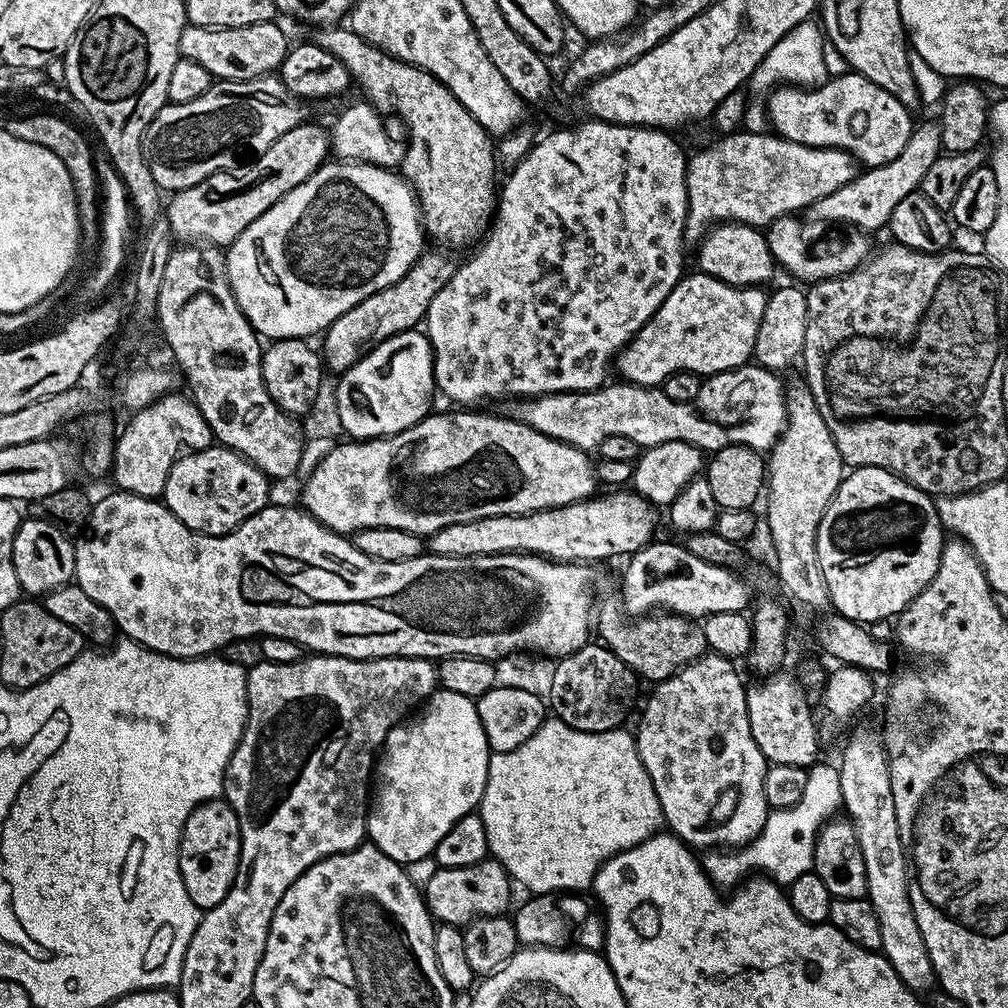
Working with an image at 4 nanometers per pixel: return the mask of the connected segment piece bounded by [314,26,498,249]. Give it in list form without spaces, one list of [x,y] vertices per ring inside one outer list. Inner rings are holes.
[[[332,27],[320,30],[320,33],[314,36],[315,43],[344,63],[355,87],[357,84],[368,95],[365,96],[367,103],[381,114],[393,112],[394,115],[401,116],[408,127],[408,149],[405,152],[403,149],[398,168],[416,193],[425,233],[440,243],[437,245],[447,246],[449,249],[464,248],[472,243],[475,245],[487,233],[498,203],[498,152],[494,147],[493,137],[472,117],[466,106],[462,106],[462,102],[458,102],[458,98],[450,94],[450,90],[441,80],[434,79],[426,70],[402,62],[389,52],[376,48],[358,34],[354,34],[351,27]]]

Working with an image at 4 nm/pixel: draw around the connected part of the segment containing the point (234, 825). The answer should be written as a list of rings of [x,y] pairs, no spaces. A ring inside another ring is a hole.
[[[205,800],[186,818],[180,835],[180,873],[186,894],[197,909],[218,906],[230,890],[240,865],[240,823],[227,800]]]

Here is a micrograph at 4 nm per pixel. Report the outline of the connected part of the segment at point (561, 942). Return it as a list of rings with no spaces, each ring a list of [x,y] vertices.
[[[545,892],[543,894],[532,894],[528,901],[517,910],[516,916],[511,917],[514,930],[518,934],[520,944],[530,948],[570,948],[581,940],[583,947],[589,952],[600,952],[604,947],[604,933],[606,921],[604,913],[599,907],[594,906],[593,901],[587,900],[587,895],[573,894],[571,892]]]

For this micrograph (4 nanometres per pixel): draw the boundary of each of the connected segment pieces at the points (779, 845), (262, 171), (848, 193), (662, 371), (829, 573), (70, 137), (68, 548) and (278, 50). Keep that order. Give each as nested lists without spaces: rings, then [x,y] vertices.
[[[817,762],[808,769],[806,791],[802,798],[789,808],[777,808],[769,811],[766,826],[757,834],[750,844],[743,845],[735,850],[712,850],[703,857],[704,871],[717,886],[732,884],[736,886],[757,868],[757,873],[771,878],[781,886],[794,882],[803,872],[813,871],[812,859],[816,835],[821,828],[841,811],[844,799],[842,798],[842,782],[840,769],[835,763],[823,764]]]
[[[305,122],[296,128],[286,130],[286,134],[282,134],[282,138],[278,138],[265,152],[259,153],[255,158],[249,159],[235,168],[210,174],[202,182],[189,188],[182,188],[175,193],[171,197],[172,201],[169,204],[167,201],[166,204],[166,215],[173,237],[188,246],[233,244],[238,238],[238,234],[242,234],[242,230],[246,230],[246,226],[250,226],[250,222],[254,222],[254,218],[266,214],[266,210],[270,210],[270,206],[274,206],[282,197],[290,194],[290,190],[294,190],[294,186],[306,182],[306,178],[310,178],[310,174],[314,174],[316,169],[329,159],[329,156],[330,132],[325,125],[323,128],[320,124]]]
[[[917,123],[912,129],[910,142],[906,142],[898,158],[877,168],[865,167],[857,171],[856,177],[846,186],[834,190],[834,194],[826,194],[826,198],[812,205],[811,215],[816,215],[820,220],[837,220],[840,224],[852,224],[848,226],[873,234],[872,232],[887,225],[890,214],[894,214],[894,206],[898,206],[898,202],[902,202],[906,194],[919,189],[926,169],[933,164],[936,156],[941,155],[941,152],[939,123]]]
[[[693,272],[693,276],[681,275],[666,302],[616,357],[615,371],[620,371],[627,383],[651,388],[663,385],[676,372],[694,372],[707,378],[749,363],[767,295],[756,286],[727,284],[705,272]]]
[[[885,468],[851,469],[845,475],[844,479],[840,481],[834,498],[829,502],[827,510],[824,511],[824,517],[818,526],[818,538],[816,539],[818,562],[822,566],[822,578],[826,578],[828,599],[831,607],[839,615],[855,620],[857,624],[863,624],[865,626],[877,622],[879,619],[899,617],[900,613],[904,611],[905,606],[915,596],[922,594],[922,590],[926,590],[926,586],[932,581],[934,574],[938,572],[945,543],[946,529],[944,523],[938,518],[936,500],[929,496],[928,493],[923,492],[920,488],[915,488],[909,480],[904,480],[901,476],[897,476],[895,472],[888,472]]]
[[[36,112],[33,116],[16,116],[13,120],[3,121],[2,126],[14,138],[22,138],[22,142],[34,142],[38,146],[46,146],[50,154],[58,154],[62,166],[72,179],[76,191],[76,205],[80,219],[80,231],[85,237],[95,237],[100,231],[100,190],[96,178],[96,162],[94,151],[88,145],[88,140],[68,120],[60,116],[51,116],[48,112]]]
[[[21,519],[14,534],[14,574],[18,574],[20,591],[25,597],[43,598],[47,592],[73,583],[76,574],[76,545],[69,533],[58,530],[49,520],[31,519]]]
[[[267,20],[254,26],[237,28],[185,28],[180,39],[180,54],[183,59],[198,62],[217,81],[257,80],[259,76],[273,75],[284,63],[290,51],[288,36],[279,28],[279,23]]]

